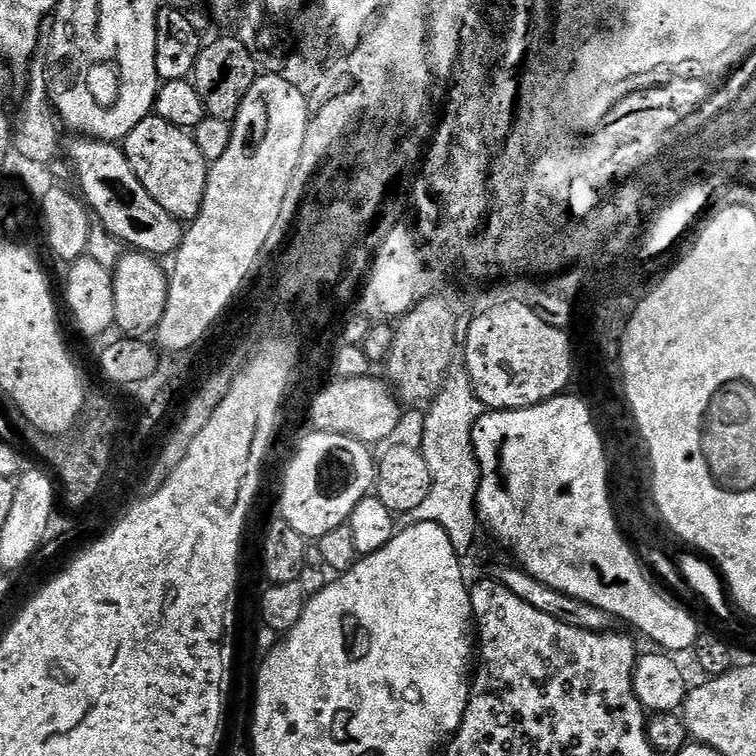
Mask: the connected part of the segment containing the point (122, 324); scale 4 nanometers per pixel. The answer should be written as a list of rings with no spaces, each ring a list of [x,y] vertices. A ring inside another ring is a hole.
[[[135,250],[125,251],[125,256],[111,269],[114,286],[115,327],[121,328],[128,338],[148,338],[155,333],[166,310],[169,273],[155,256]]]

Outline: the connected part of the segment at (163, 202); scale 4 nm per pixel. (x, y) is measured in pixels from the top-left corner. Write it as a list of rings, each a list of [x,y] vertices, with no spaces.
[[[153,114],[142,122],[138,122],[134,126],[134,130],[130,130],[130,134],[123,137],[122,147],[130,166],[134,166],[134,174],[138,178],[138,182],[142,182],[142,186],[146,186],[146,194],[150,194],[150,198],[154,198],[154,202],[158,202],[158,206],[162,206],[162,210],[166,210],[166,214],[183,221],[185,219],[184,208],[189,214],[199,211],[204,196],[204,187],[207,186],[210,164],[209,161],[202,158],[202,150],[198,150],[195,135],[191,131],[178,126],[170,126],[166,122],[166,118],[158,118]]]

